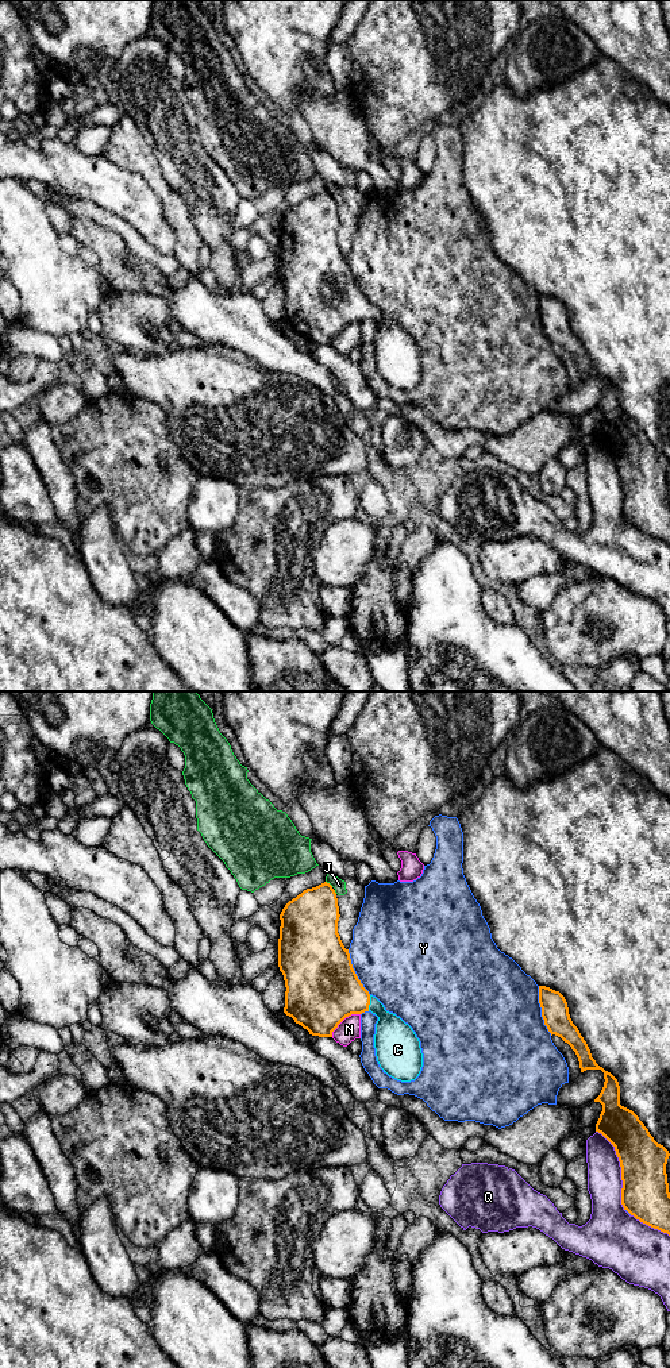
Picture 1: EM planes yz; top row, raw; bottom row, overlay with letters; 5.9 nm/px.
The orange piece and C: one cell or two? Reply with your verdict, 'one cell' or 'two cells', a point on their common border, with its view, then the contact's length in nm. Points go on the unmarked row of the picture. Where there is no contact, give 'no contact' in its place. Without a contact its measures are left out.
one cell; contact yz (369, 312); length 100 nm

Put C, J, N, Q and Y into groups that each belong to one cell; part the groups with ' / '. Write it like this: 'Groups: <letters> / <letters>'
Groups: C / J / N / Q / Y

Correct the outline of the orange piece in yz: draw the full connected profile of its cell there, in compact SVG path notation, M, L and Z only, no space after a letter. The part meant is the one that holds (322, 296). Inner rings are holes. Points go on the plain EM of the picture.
M327 190L304 199L282 217L278 275L286 296L284 321L312 344L332 346L332 340L346 325L371 320L378 325L374 357L380 375L397 389L415 389L423 375L420 350L412 336L396 323L386 320L358 288L349 258L338 242L339 226L336 201Z

